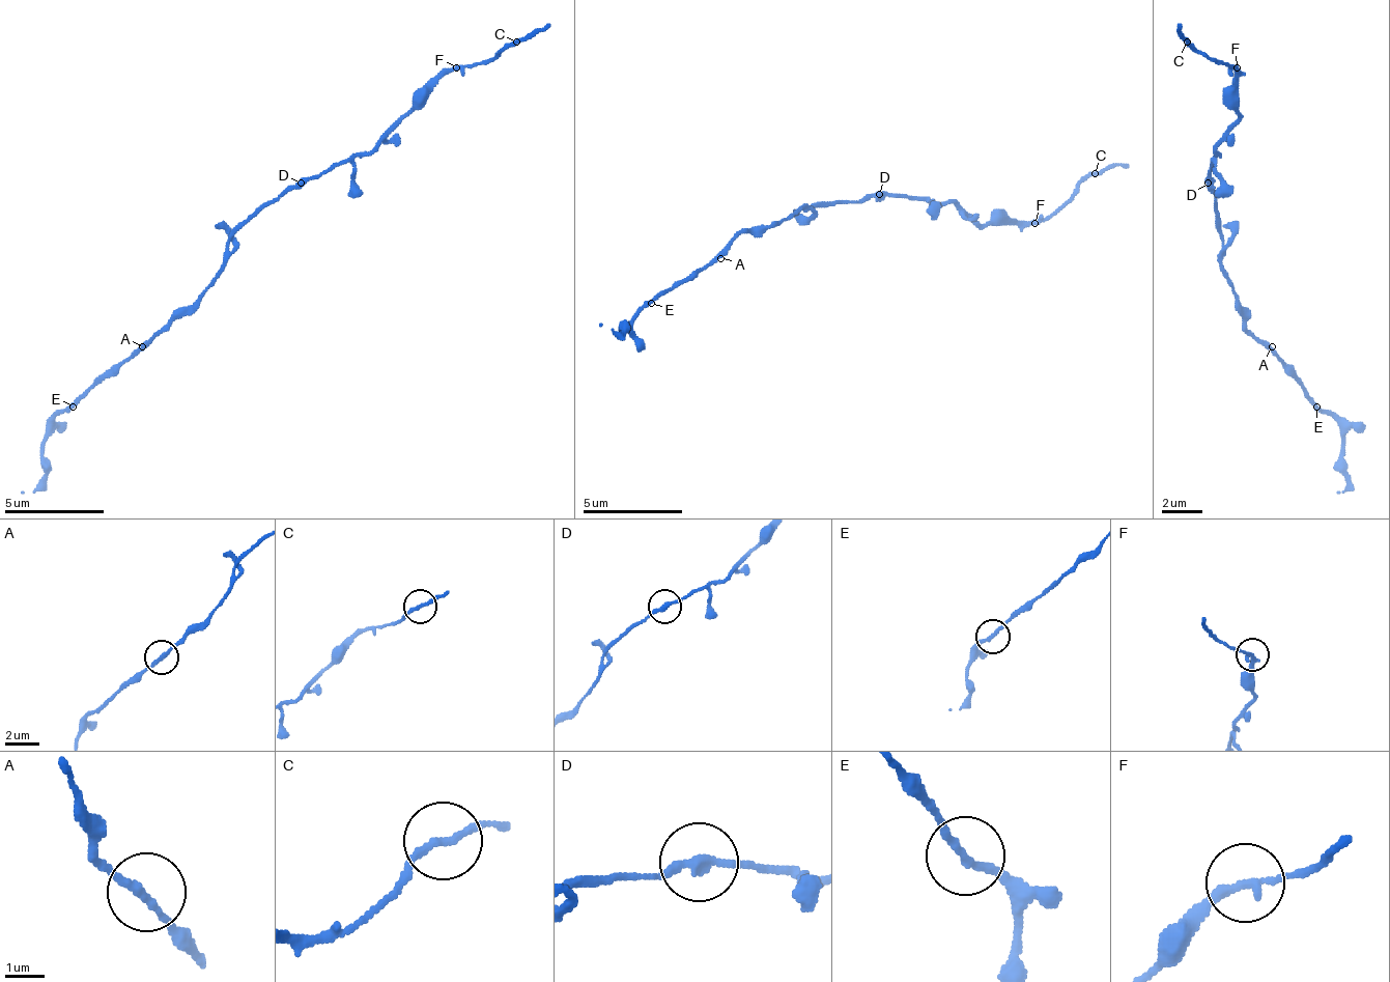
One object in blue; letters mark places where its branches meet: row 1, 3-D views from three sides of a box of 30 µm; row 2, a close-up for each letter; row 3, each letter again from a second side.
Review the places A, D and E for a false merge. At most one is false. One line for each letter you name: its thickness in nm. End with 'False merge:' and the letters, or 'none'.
False merge: none

